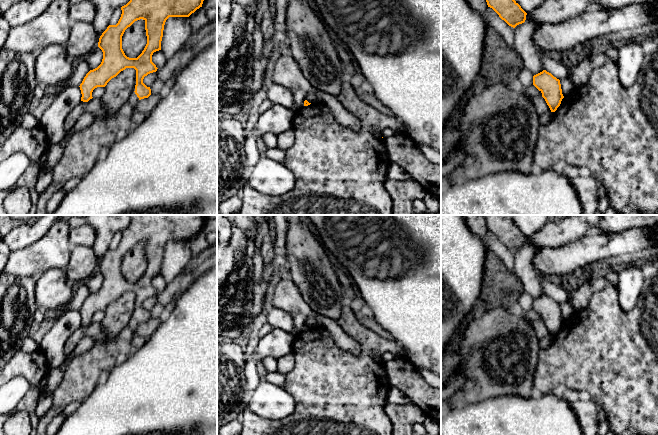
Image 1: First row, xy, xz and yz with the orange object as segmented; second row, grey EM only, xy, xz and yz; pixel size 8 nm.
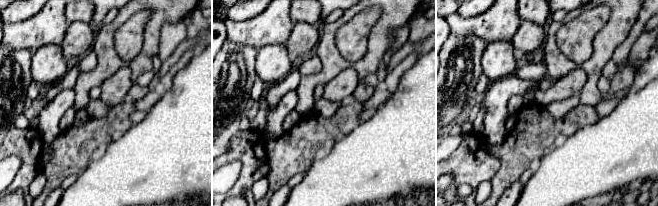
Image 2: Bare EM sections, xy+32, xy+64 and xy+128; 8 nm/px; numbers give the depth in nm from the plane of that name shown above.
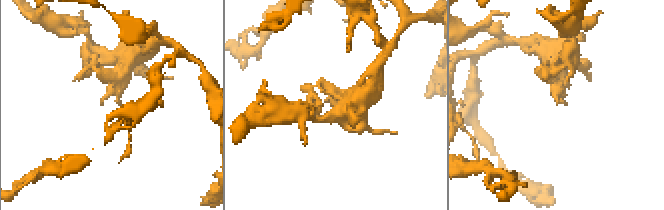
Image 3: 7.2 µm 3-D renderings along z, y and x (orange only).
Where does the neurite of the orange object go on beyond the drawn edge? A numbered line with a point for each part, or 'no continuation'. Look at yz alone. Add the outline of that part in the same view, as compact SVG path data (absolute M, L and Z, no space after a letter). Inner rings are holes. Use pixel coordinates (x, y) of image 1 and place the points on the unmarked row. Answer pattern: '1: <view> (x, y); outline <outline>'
no continuation

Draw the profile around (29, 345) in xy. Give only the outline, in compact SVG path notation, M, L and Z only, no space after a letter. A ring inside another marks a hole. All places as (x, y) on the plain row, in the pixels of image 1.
M28 336L24 340L21 350L24 352L35 352L37 350L40 350L40 344L34 341L31 336Z

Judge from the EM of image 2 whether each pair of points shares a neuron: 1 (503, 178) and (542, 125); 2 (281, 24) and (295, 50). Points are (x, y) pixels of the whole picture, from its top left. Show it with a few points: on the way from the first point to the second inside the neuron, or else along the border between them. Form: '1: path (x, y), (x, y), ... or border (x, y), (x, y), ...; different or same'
1: path (514, 165), (527, 152), (532, 138); same
2: border (295, 23), (288, 39), (284, 43); different

